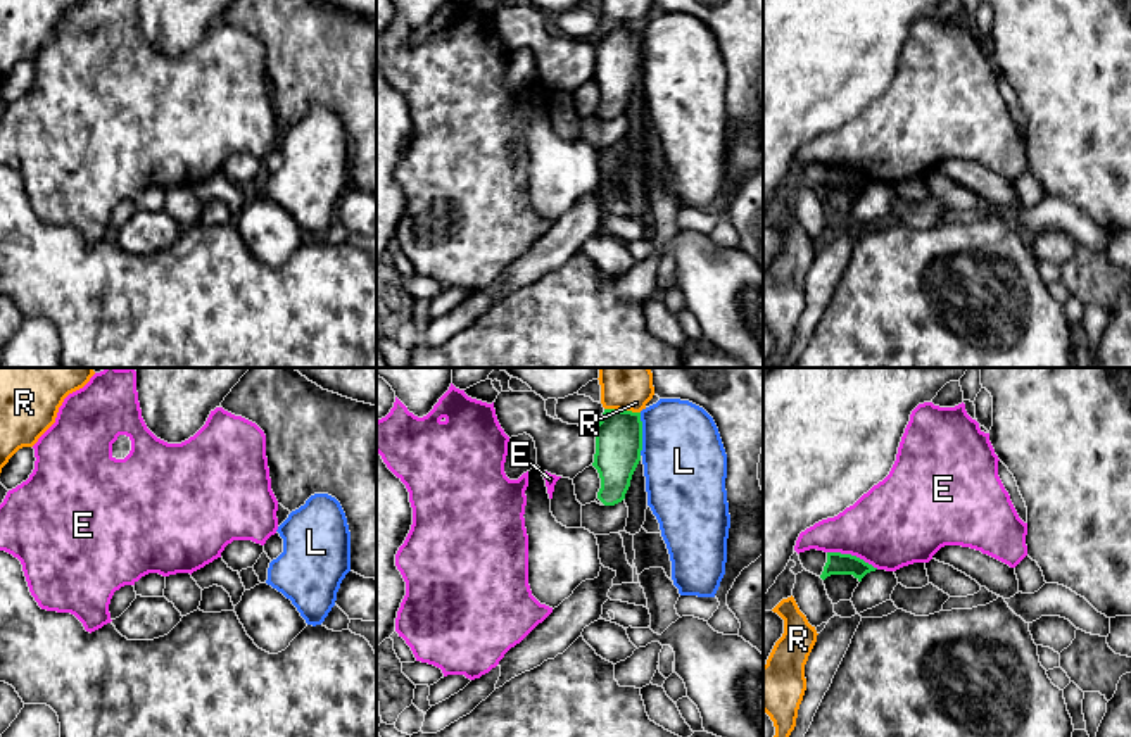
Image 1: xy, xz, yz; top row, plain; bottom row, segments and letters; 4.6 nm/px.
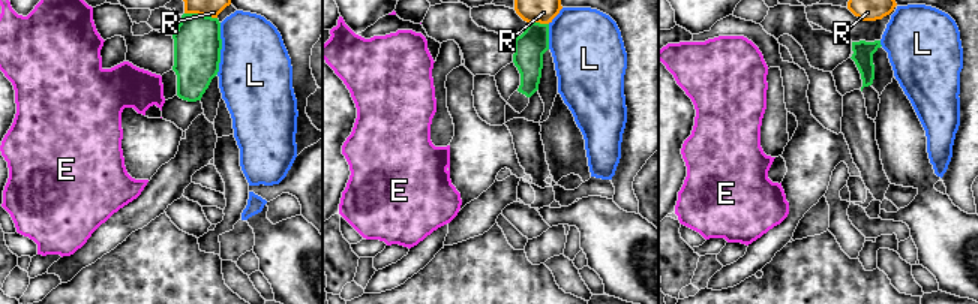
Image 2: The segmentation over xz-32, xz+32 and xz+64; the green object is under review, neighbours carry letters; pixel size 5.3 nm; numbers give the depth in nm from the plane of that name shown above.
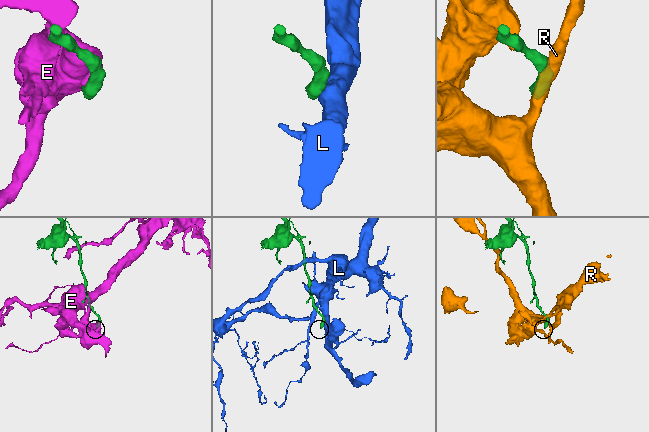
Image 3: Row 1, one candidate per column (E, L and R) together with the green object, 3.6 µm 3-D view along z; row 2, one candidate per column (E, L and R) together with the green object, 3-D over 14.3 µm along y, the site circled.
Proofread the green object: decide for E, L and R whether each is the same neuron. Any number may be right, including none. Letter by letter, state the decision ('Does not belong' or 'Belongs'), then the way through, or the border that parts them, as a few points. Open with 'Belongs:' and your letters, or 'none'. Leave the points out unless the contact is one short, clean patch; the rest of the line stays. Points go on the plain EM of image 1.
Belongs: none
E: Does not belong
L: Does not belong. Boundary: xz (639, 26), (641, 68)
R: Does not belong

